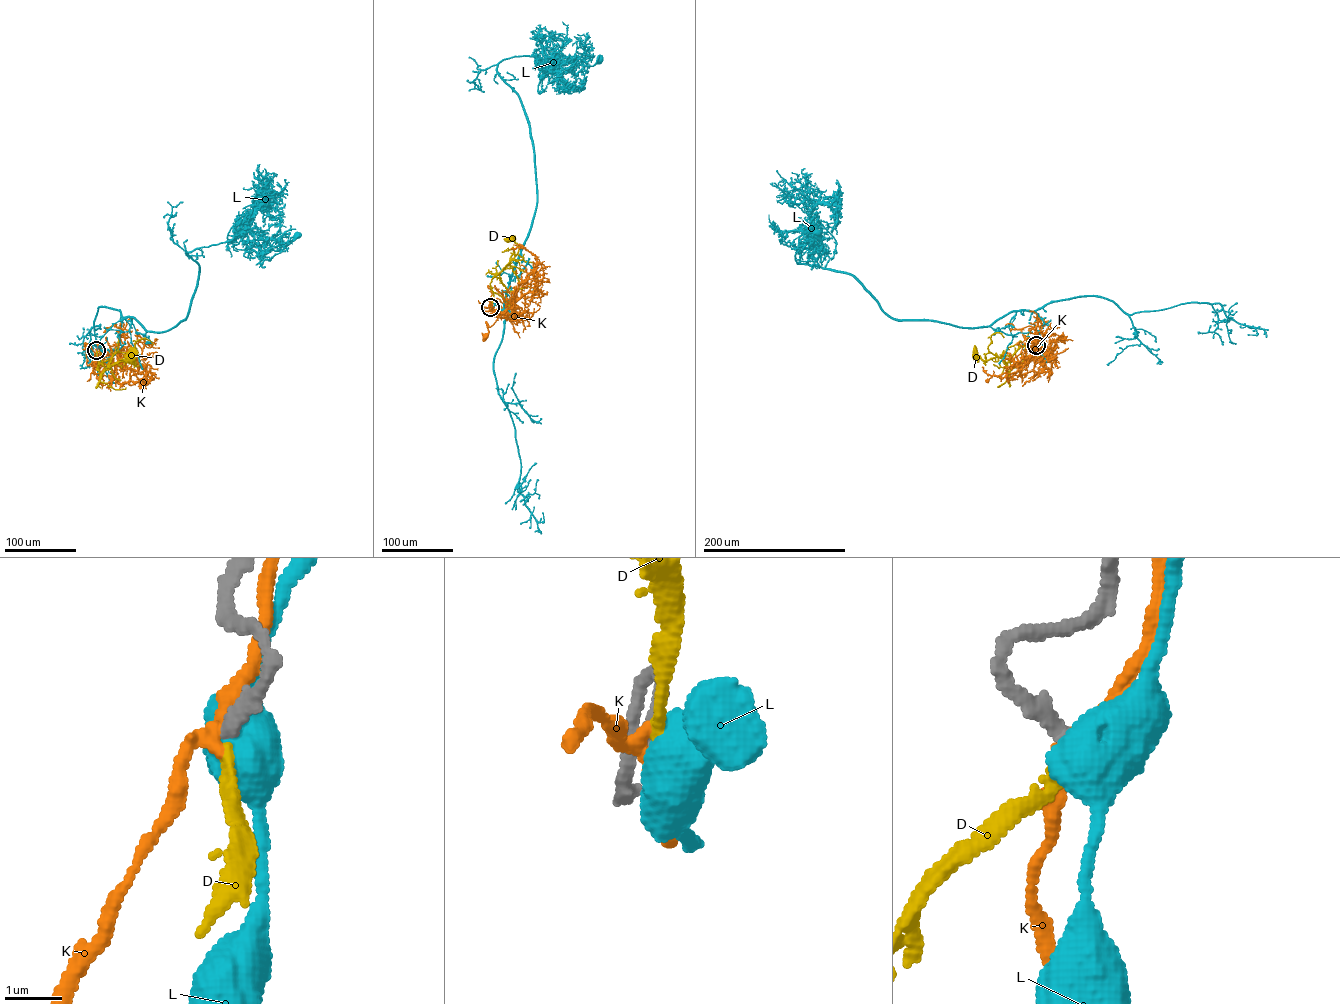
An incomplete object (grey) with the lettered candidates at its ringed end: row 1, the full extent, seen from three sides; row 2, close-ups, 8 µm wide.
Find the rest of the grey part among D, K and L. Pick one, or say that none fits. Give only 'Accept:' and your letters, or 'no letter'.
Accept: D

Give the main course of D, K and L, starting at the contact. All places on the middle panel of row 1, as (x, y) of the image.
D: (490, 307), (493, 298), (492, 279), (518, 249), (519, 245), (508, 239)
K: (490, 307), (499, 315), (491, 326), (487, 323), (486, 336)
L: (490, 308), (505, 306), (537, 199), (525, 111), (497, 65), (518, 56), (592, 66), (598, 59)

